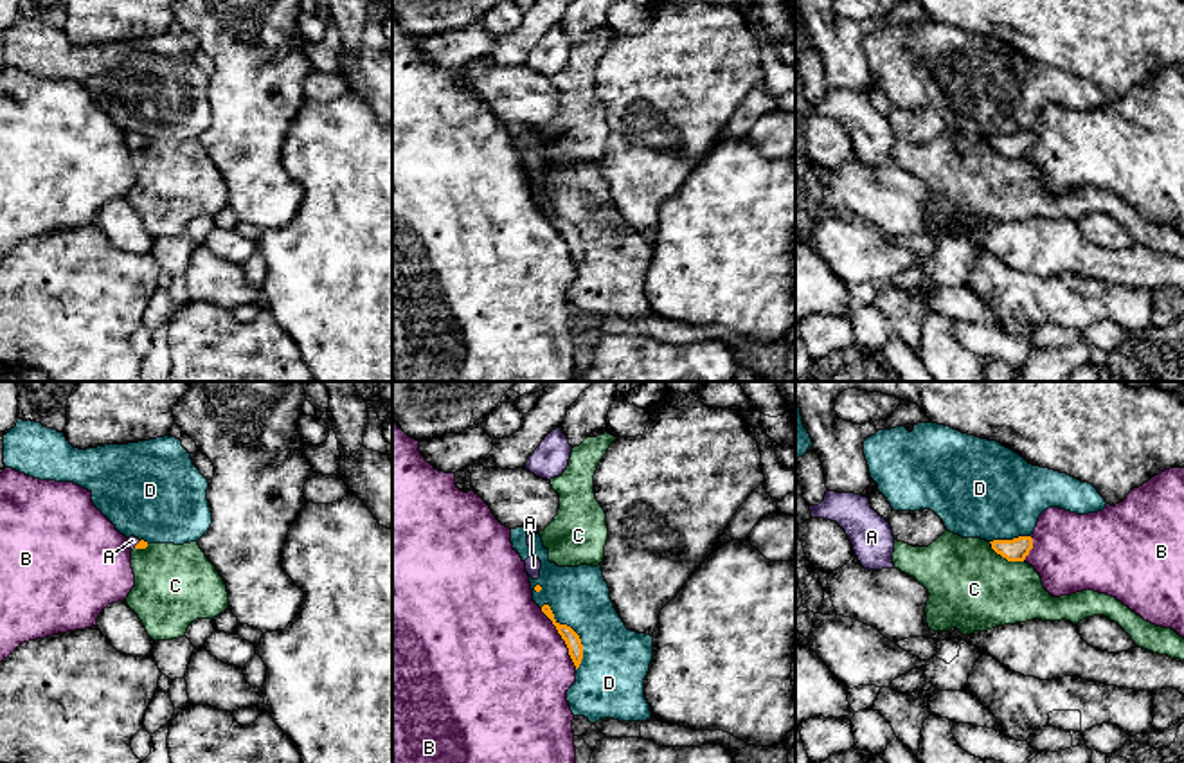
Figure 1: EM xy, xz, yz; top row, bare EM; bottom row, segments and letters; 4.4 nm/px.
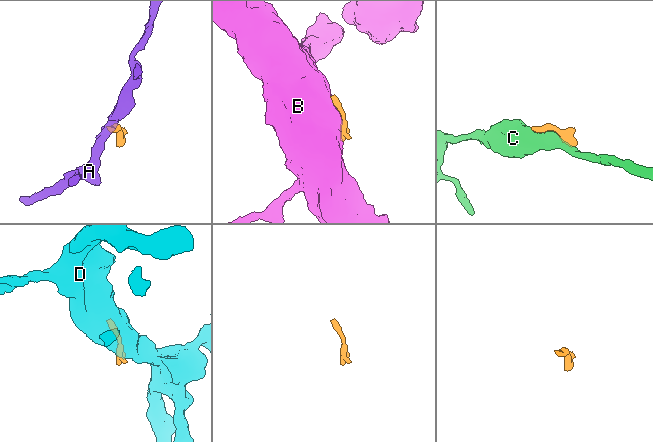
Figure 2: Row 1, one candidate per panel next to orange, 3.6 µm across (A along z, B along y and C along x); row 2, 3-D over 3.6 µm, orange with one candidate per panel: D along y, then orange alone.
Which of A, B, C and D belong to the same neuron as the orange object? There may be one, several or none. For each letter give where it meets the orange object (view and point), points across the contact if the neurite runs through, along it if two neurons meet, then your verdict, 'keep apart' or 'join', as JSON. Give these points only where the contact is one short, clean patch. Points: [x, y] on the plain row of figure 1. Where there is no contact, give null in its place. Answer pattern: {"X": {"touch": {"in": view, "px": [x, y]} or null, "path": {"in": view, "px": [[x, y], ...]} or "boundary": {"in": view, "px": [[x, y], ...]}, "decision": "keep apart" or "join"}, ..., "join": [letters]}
{"A": {"touch": {"in": "xy", "px": [137, 141]}, "path": {"in": "xy", "px": [[141, 141], [137, 141], [132, 137]]}, "decision": "join"}, "B": {"touch": {"in": "xz", "px": [562, 234]}, "decision": "keep apart"}, "C": {"touch": {"in": "yz", "px": [1004, 153]}, "decision": "keep apart"}, "D": {"touch": {"in": "xz", "px": [576, 231]}, "decision": "keep apart"}, "join": ["A"]}

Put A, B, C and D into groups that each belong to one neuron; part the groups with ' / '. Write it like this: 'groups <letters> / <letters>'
groups A / B / C / D

